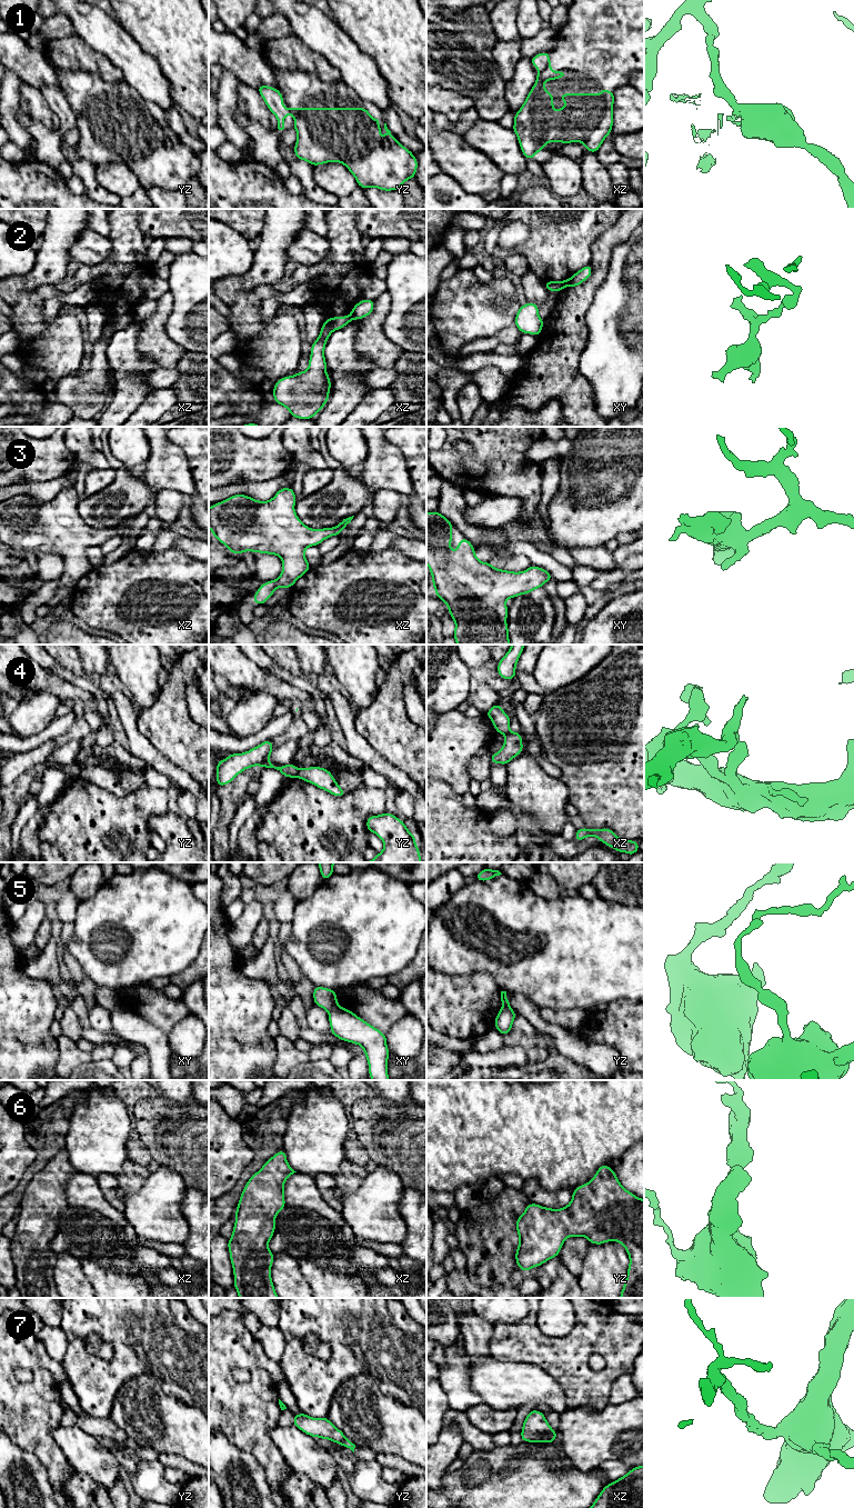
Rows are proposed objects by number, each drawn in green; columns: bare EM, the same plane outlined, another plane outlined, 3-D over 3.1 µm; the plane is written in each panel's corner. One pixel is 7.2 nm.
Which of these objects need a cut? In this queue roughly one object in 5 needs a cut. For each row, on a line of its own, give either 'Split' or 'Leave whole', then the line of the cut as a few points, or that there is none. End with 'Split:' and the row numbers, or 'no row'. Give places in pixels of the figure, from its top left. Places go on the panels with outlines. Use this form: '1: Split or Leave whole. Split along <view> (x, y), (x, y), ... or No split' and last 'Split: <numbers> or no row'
1: Split. Split along xz (549, 59), (548, 65), (538, 75)
2: Split. Split along xy (569, 280), (565, 285)
3: Leave whole. No split
4: Split. Split along yz (299, 768), (295, 776)
5: Split. Split along xy (337, 1005), (329, 1012)
6: Leave whole. No split
7: Leave whole. No split
Split: 1, 2, 4, 5

